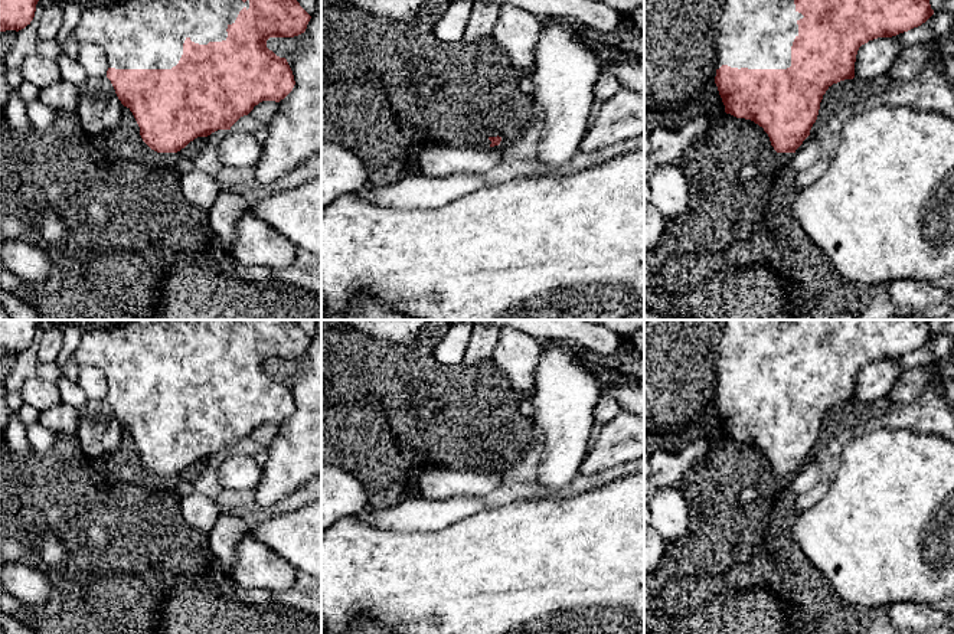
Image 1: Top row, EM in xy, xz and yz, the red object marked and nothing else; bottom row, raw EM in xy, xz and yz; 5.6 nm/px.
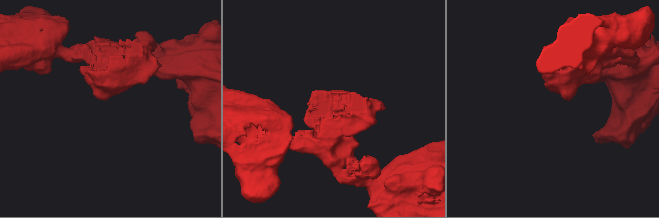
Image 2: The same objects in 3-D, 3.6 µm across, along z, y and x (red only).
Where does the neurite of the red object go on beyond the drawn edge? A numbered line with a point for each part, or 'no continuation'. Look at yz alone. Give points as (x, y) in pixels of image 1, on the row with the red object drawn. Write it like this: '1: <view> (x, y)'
1: yz (752, 33)

